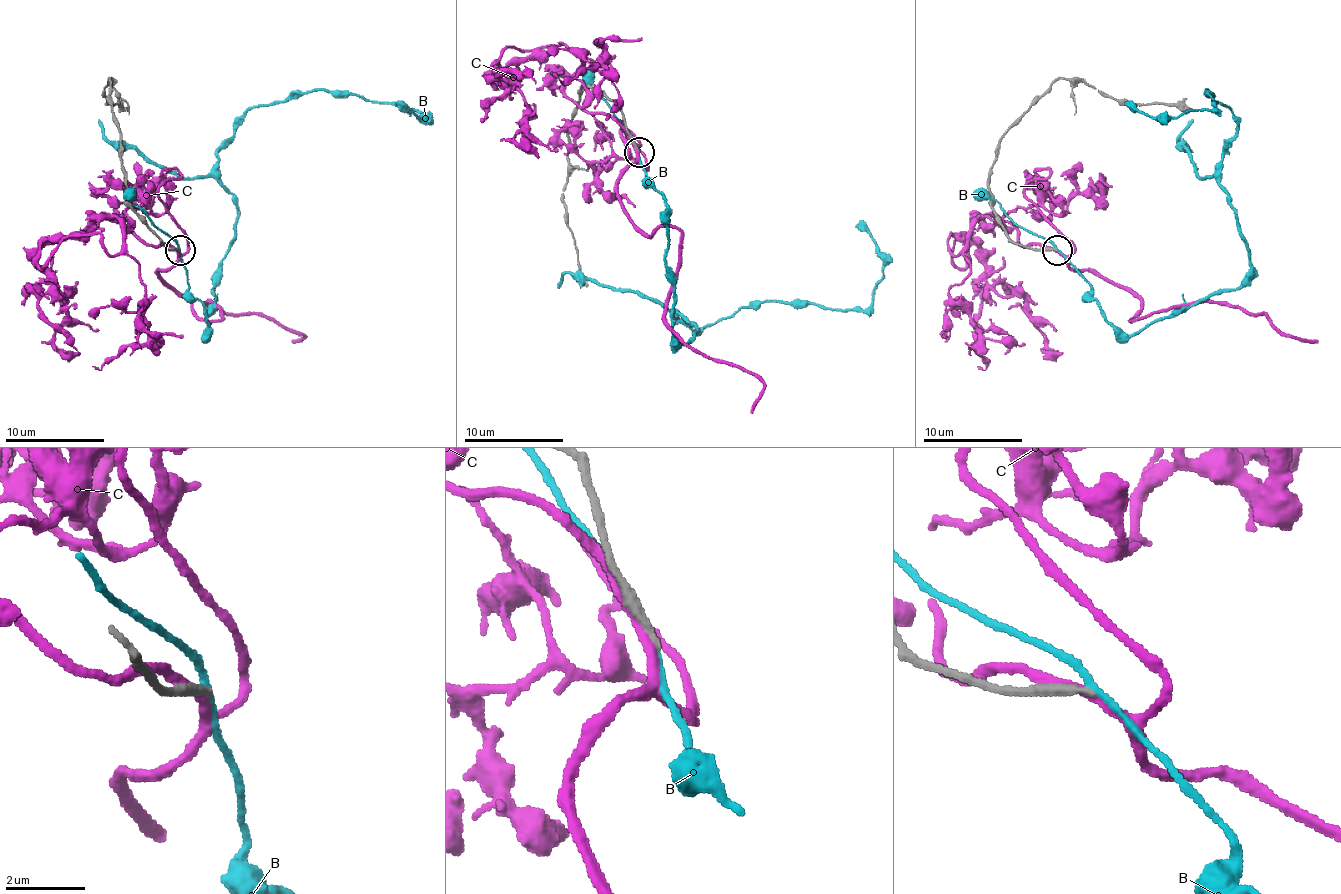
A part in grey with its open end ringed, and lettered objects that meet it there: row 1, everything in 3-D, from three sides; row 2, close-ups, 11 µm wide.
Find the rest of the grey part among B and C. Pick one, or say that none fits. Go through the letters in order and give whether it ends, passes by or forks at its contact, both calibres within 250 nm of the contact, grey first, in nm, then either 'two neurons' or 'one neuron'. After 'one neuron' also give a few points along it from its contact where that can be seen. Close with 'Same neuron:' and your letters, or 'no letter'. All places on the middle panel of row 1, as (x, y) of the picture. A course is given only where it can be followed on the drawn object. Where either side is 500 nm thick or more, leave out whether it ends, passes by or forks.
B: it passes by; calibres 240 and 160 nm; two neurons
C: it passes by; calibres 340 and 220 nm; two neurons
Same neuron: no letter

